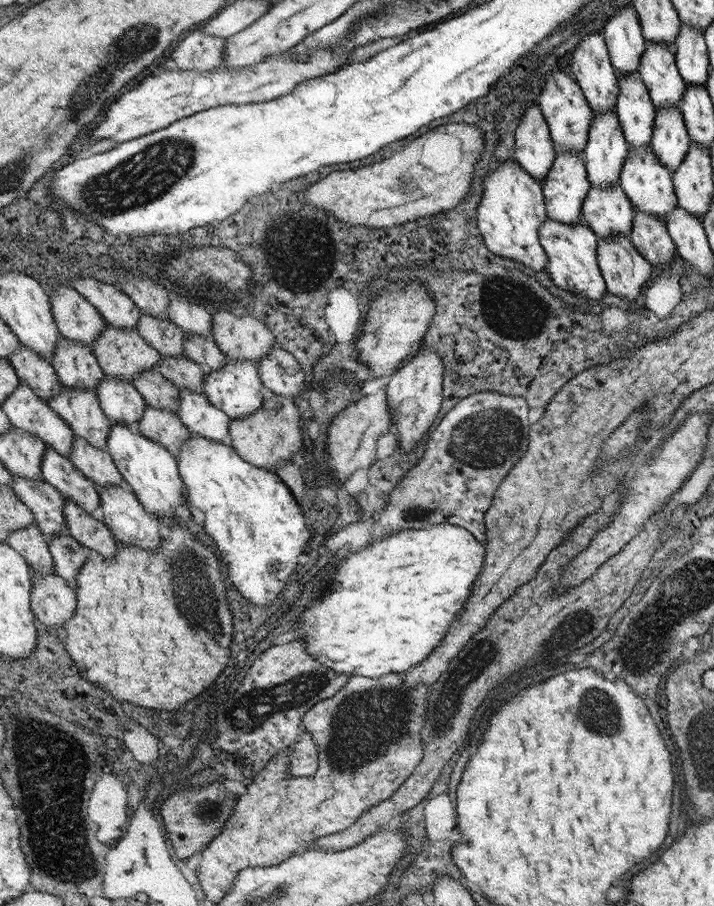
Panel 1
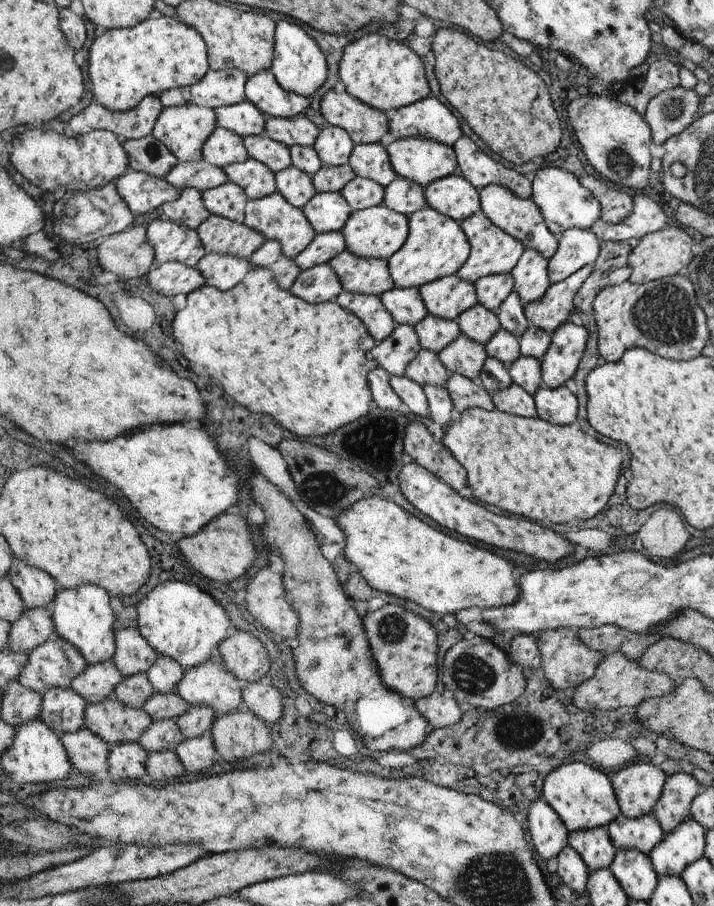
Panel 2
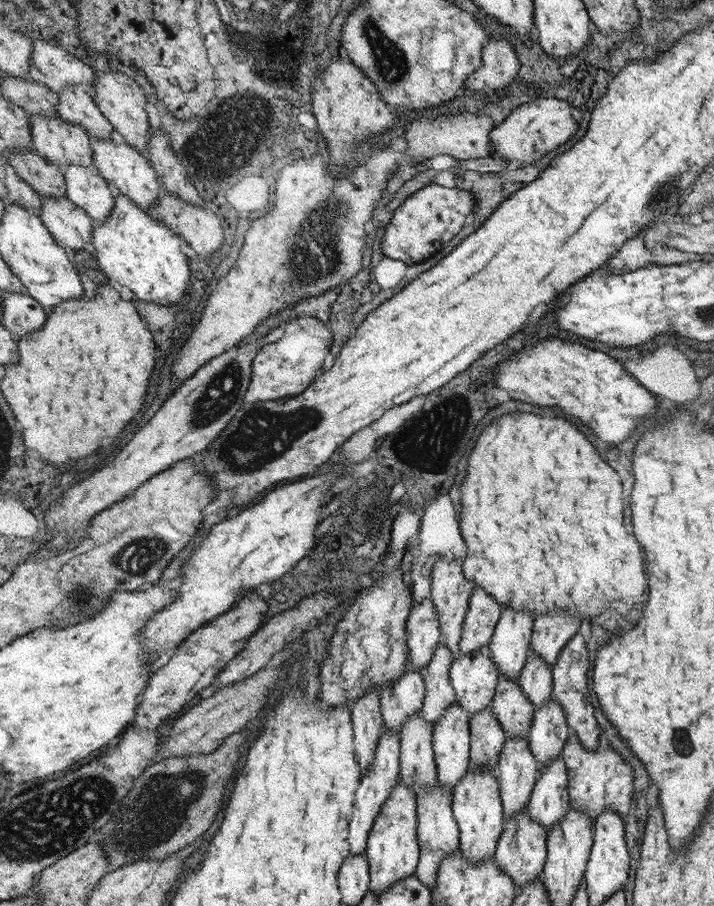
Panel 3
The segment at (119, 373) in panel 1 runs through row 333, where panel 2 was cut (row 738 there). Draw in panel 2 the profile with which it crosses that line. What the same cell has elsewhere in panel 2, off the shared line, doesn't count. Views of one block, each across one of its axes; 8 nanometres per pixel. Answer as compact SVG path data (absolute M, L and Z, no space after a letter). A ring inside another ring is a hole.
M109 696L107 700L93 704L87 702L85 708L85 728L101 736L109 746L137 742L139 736L151 726L151 716L145 710L137 710L121 704L117 698Z

